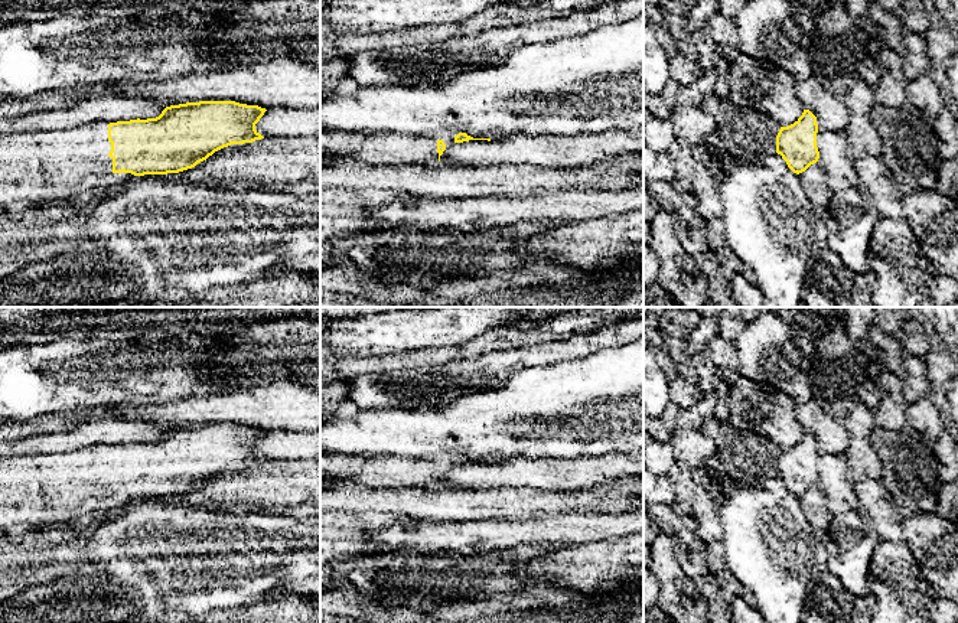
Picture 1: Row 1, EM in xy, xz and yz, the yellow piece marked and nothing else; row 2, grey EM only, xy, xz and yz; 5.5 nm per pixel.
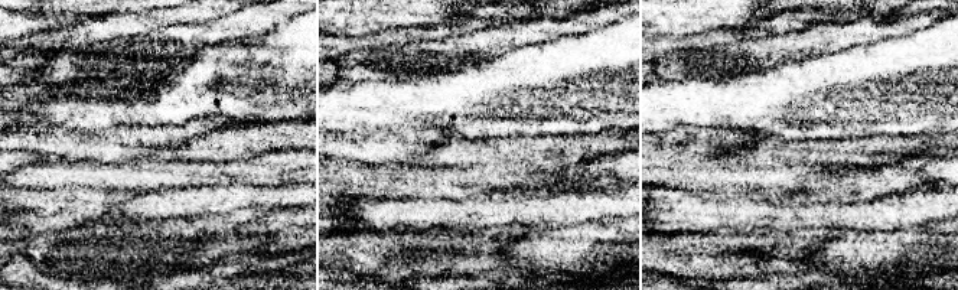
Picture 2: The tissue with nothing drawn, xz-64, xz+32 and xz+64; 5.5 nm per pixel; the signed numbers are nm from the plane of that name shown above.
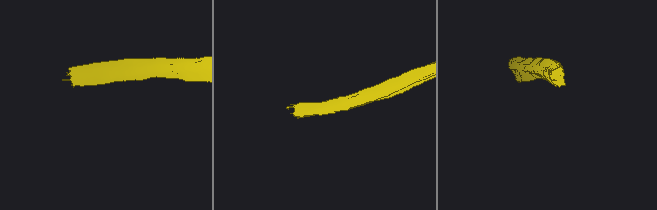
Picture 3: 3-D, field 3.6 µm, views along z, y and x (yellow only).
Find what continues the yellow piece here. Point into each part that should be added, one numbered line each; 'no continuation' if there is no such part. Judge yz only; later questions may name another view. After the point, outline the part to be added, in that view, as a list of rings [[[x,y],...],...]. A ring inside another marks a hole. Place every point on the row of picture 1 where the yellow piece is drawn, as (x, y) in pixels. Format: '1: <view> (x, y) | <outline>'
no continuation

